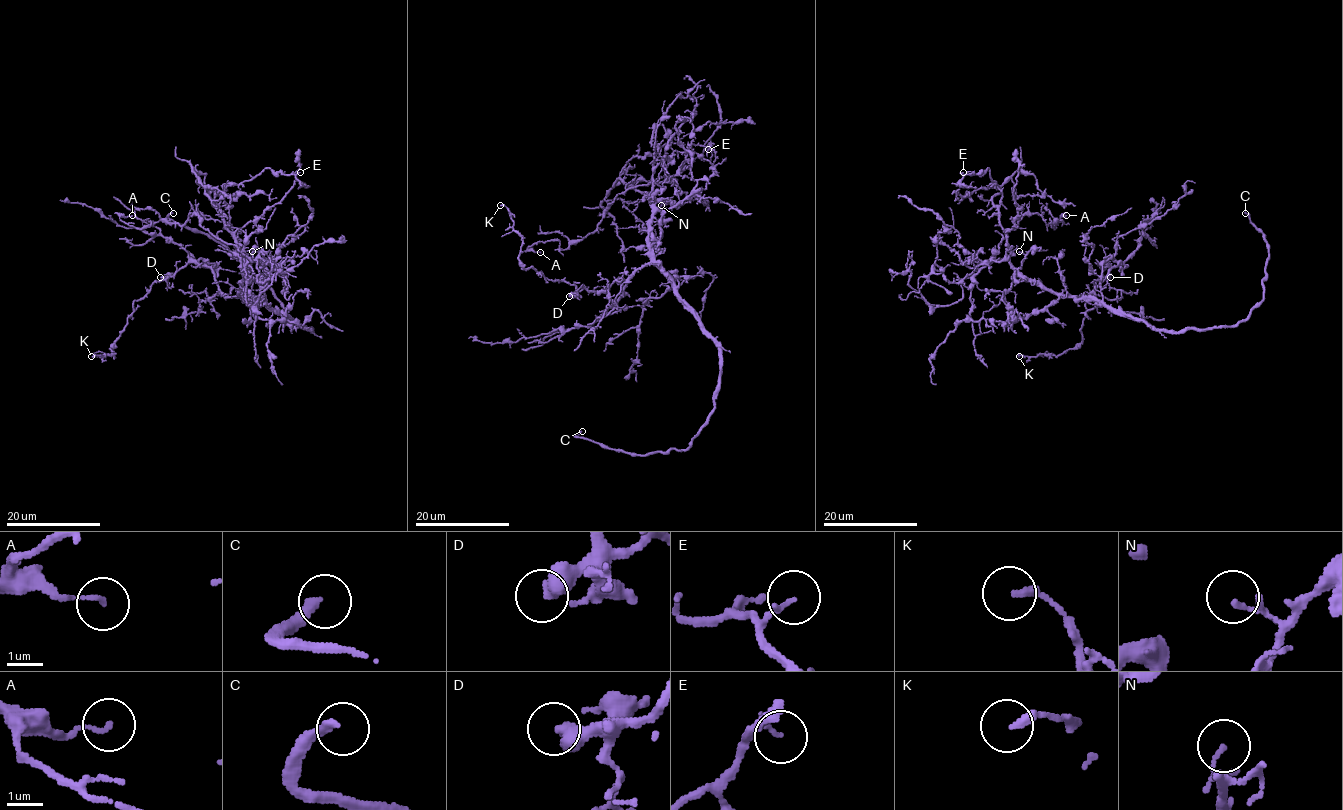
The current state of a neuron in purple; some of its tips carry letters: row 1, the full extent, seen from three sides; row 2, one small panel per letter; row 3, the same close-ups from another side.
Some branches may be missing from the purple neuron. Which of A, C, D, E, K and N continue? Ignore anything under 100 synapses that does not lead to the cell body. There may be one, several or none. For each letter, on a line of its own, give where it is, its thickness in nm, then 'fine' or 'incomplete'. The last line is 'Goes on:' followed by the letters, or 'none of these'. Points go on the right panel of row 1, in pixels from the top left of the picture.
A: (1066, 215) | 110 nm | fine
C: (1245, 213) | 240 nm | incomplete
D: (1110, 277) | 550 nm | fine
E: (963, 172) | 140 nm | fine
K: (1019, 356) | 220 nm | fine
N: (1019, 251) | 70 nm | fine
Goes on: C

